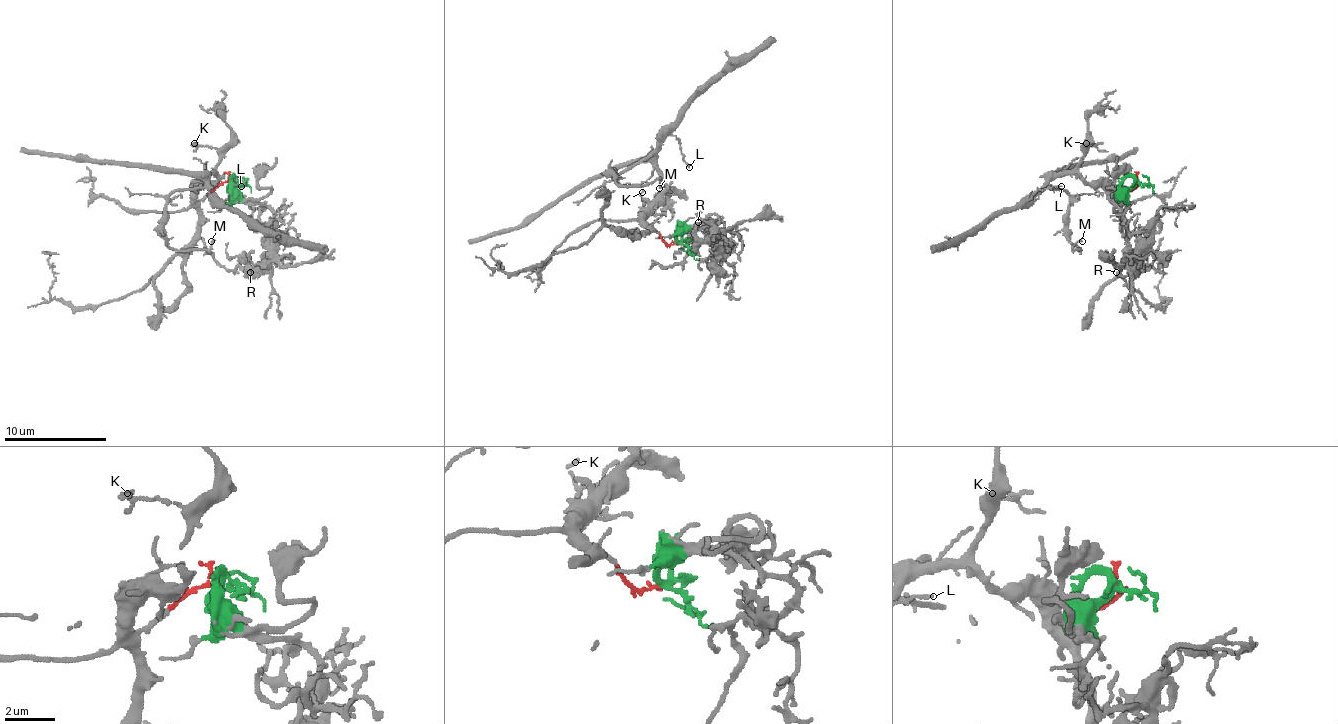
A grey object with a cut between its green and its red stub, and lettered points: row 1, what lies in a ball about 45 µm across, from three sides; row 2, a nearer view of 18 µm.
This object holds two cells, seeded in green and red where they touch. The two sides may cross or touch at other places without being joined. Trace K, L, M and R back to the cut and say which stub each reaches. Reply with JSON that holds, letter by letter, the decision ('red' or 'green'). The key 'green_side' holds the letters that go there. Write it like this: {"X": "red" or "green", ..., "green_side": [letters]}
{"K": "red", "L": "red", "M": "red", "R": "green", "green_side": ["R"]}

